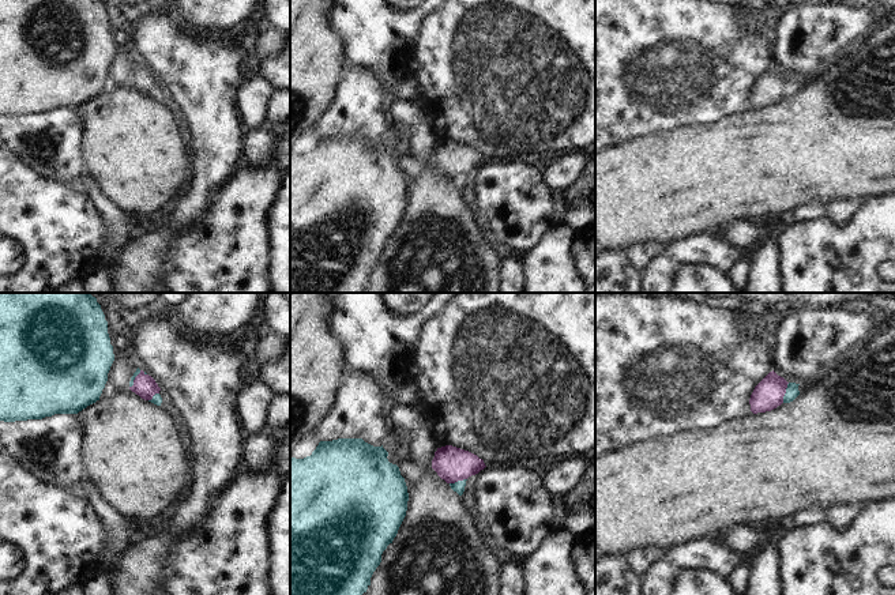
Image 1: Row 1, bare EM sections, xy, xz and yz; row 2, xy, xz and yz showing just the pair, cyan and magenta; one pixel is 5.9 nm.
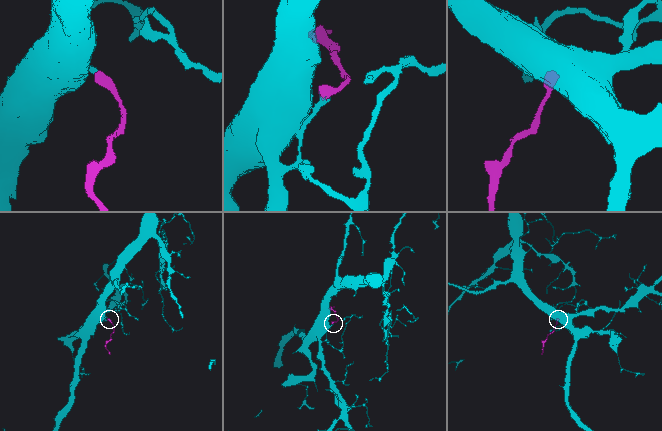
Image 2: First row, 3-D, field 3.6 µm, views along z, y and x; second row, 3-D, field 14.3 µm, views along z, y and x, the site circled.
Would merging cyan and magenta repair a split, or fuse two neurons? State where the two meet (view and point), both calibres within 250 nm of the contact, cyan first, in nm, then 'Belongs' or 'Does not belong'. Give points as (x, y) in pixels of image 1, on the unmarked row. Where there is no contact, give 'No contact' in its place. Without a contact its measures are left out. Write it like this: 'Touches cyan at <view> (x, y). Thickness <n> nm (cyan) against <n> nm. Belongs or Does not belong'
Touches cyan at yz (786, 87). Thickness 80 nm (cyan) against 180 nm. Belongs

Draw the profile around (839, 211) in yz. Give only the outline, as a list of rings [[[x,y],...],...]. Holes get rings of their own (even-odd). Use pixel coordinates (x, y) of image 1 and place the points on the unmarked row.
[[[834,200],[827,204],[827,216],[835,225],[846,225],[857,212],[860,204],[855,200]]]

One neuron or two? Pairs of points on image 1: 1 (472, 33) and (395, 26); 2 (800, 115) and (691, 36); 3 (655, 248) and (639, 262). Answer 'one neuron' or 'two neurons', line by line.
1: two neurons
2: two neurons
3: one neuron

